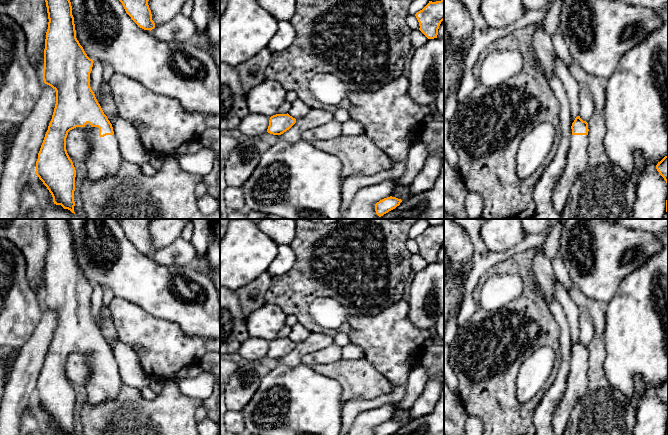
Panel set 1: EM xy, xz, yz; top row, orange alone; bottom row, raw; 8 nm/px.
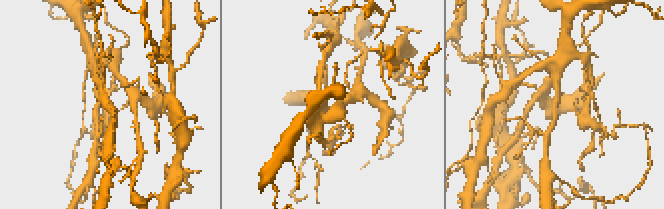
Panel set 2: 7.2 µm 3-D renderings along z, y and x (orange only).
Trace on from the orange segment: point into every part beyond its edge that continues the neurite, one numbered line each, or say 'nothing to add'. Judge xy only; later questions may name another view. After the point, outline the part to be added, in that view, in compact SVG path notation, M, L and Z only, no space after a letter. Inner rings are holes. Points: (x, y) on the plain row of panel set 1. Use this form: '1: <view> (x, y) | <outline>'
1: xy (105, 382) | M87 347L84 351L74 353L87 355L90 358L90 377L85 389L92 405L111 401L117 397L123 385L115 359L99 360L99 352Z

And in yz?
1: yz (577, 383) | M571 359L566 390L553 418L555 435L563 435L570 414L588 388L588 359Z

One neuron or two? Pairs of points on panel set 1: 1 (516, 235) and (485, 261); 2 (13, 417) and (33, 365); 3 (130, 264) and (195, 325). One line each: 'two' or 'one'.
1: two
2: one
3: one

